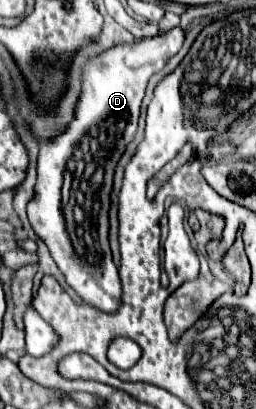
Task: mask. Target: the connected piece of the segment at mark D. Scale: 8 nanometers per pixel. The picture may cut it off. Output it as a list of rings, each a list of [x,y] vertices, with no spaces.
[[[177,26],[155,38],[117,44],[91,58],[81,74],[81,94],[73,120],[61,134],[41,140],[35,196],[27,204],[29,222],[47,244],[69,286],[103,312],[115,312],[121,304],[121,280],[107,242],[113,172],[125,146],[135,138],[149,78],[179,52],[183,38],[185,34]]]

